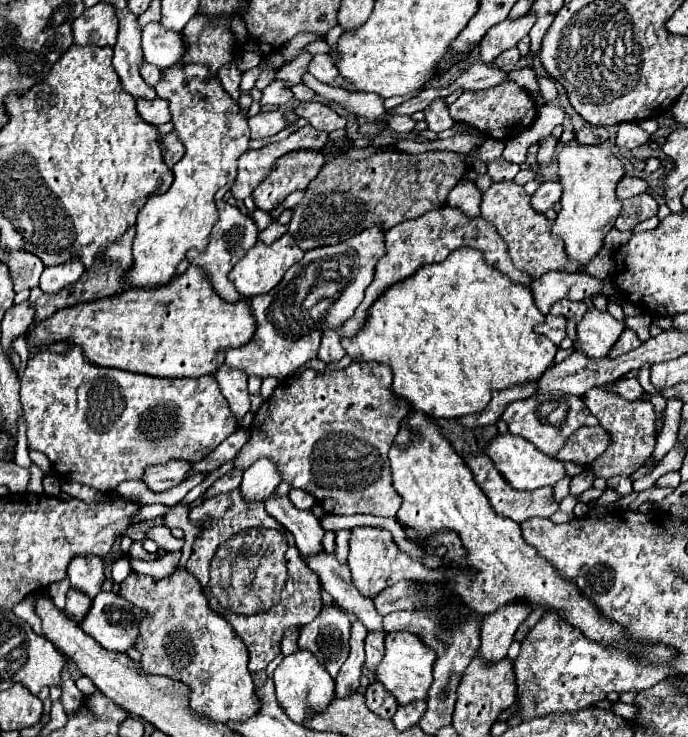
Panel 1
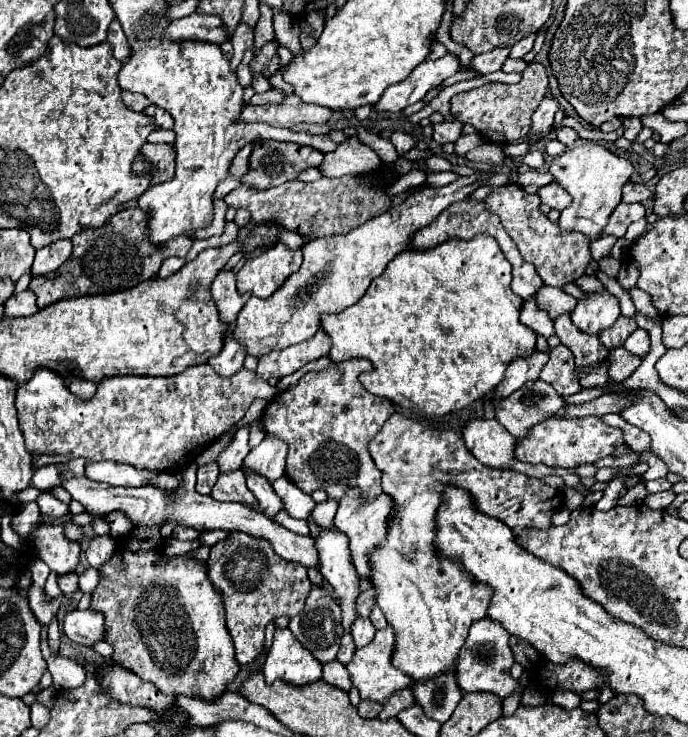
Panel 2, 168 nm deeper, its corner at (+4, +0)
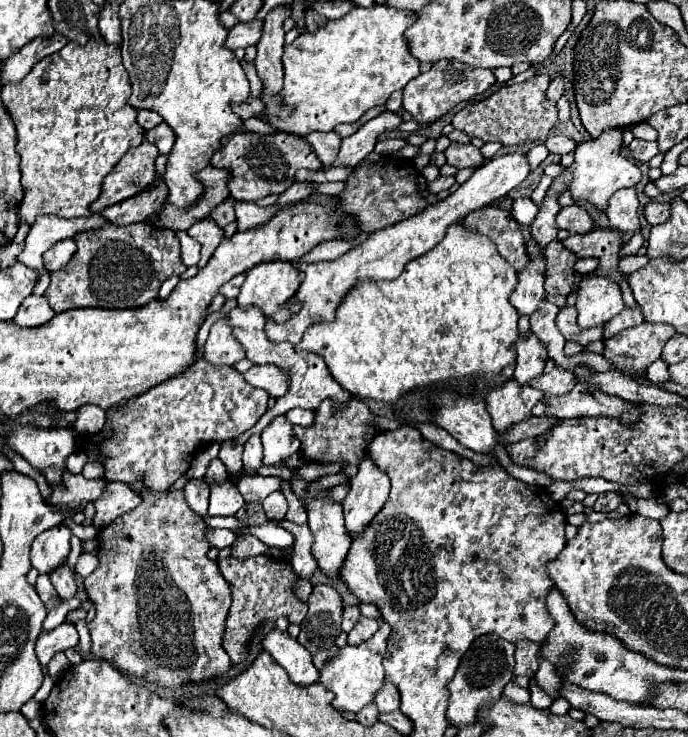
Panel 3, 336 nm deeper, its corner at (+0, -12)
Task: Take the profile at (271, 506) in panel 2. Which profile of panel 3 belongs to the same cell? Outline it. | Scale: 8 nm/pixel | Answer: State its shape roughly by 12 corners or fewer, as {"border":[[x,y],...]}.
{"border":[[252,434],[242,454],[246,474],[262,466],[260,434]]}

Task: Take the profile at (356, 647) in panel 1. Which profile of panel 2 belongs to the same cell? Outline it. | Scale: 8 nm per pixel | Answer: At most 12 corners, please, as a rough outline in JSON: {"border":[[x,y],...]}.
{"border":[[322,530],[316,548],[320,572],[334,586],[344,632],[358,618],[360,580],[348,540]]}

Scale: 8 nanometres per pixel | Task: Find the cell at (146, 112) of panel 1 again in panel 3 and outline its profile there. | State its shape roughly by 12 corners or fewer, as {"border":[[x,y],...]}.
{"border":[[166,122],[146,132],[146,142],[154,144],[160,154],[172,150],[174,136]]}

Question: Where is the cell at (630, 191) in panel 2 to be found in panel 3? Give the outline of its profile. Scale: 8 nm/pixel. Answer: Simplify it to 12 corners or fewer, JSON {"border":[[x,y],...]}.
{"border":[[650,202],[644,216],[650,226],[670,218],[670,204]]}

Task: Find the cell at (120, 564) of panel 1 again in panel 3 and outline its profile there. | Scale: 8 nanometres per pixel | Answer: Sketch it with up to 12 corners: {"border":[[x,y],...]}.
{"border":[[78,598],[60,600],[44,620],[44,630],[54,630],[66,614],[80,606]]}

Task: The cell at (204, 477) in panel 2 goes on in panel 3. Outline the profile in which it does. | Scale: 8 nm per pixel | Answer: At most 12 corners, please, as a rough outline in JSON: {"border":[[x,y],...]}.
{"border":[[212,458],[204,480],[226,482],[226,466]]}

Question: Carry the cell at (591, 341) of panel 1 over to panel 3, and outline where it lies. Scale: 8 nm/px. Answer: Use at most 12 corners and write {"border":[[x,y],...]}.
{"border":[[608,276],[578,280],[582,328],[602,326],[622,312],[618,284]]}

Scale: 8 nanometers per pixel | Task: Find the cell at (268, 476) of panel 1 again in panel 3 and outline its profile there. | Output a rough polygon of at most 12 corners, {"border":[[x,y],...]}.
{"border":[[284,414],[262,430],[266,466],[300,450]]}

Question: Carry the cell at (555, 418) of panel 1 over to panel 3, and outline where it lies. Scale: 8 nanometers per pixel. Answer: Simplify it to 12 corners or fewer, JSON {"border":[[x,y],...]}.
{"border":[[514,378],[488,388],[496,432],[530,416],[542,392]]}

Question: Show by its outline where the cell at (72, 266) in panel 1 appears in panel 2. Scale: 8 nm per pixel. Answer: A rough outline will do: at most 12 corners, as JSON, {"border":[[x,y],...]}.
{"border":[[70,240],[36,252],[32,276],[56,272],[72,254]]}

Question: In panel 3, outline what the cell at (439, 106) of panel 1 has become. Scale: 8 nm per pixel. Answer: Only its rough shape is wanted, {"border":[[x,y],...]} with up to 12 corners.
{"border":[[456,144],[444,152],[450,166],[480,168],[488,164],[472,144]]}

